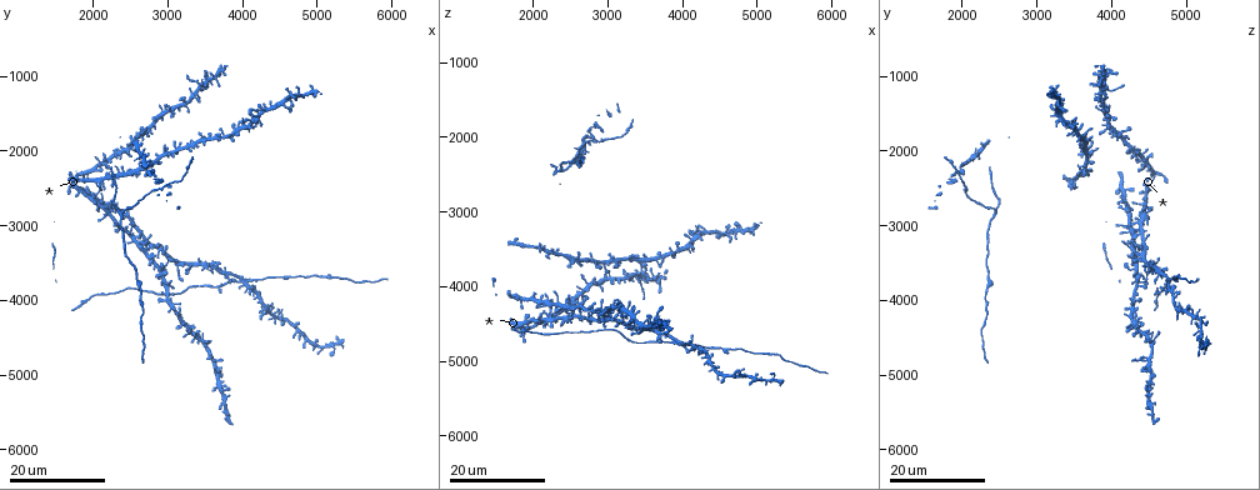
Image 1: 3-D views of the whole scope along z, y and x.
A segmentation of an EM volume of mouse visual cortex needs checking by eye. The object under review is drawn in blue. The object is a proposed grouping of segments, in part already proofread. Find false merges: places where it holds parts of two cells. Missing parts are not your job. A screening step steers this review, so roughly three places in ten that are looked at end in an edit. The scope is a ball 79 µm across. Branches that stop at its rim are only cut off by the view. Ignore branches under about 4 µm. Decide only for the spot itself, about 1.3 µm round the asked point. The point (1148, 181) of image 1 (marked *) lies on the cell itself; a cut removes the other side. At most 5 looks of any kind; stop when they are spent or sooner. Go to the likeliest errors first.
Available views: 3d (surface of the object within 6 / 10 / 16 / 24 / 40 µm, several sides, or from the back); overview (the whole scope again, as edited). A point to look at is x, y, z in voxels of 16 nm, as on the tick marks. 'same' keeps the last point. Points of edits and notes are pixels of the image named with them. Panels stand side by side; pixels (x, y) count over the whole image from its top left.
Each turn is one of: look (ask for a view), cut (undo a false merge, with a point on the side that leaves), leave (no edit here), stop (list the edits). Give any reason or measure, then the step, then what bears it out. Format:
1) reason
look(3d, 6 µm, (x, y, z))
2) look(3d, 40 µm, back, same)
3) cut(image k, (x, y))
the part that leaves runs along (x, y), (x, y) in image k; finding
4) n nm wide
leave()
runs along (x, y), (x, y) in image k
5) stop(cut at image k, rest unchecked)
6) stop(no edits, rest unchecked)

arms part here
look(3d, 24 µm, (2100, 2450, 3450))

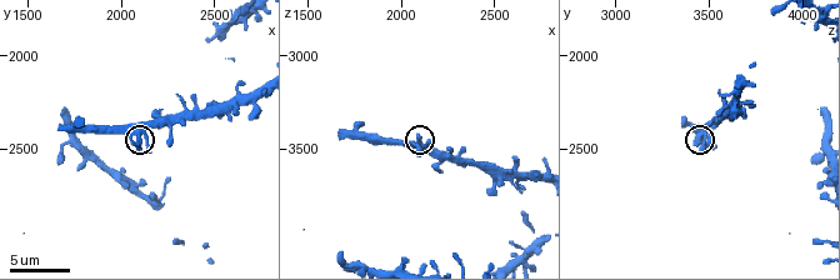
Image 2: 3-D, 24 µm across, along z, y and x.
zoom in
look(3d, 6 µm, (2080, 2460, 3440))

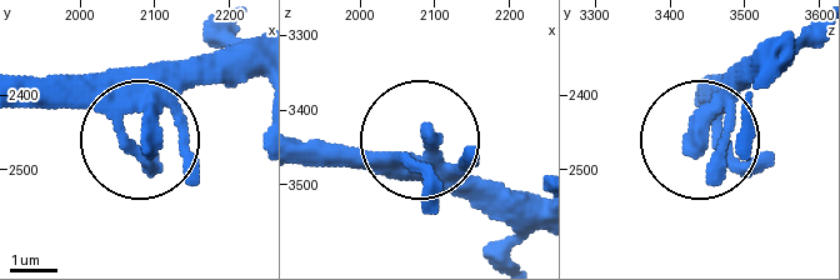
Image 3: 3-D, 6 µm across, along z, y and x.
from behind
look(3d, 6 µm, back, (2090, 2460, 3440))

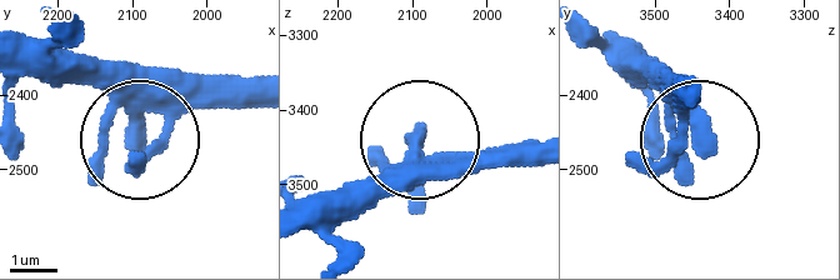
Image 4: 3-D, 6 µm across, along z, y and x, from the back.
3 arms
leave()
runs along (306, 228), (354, 204), (414, 144), (533, 156) in image 4; all the same cell

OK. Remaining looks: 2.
look(3d, 24 µm, (3900, 3700, 4750))

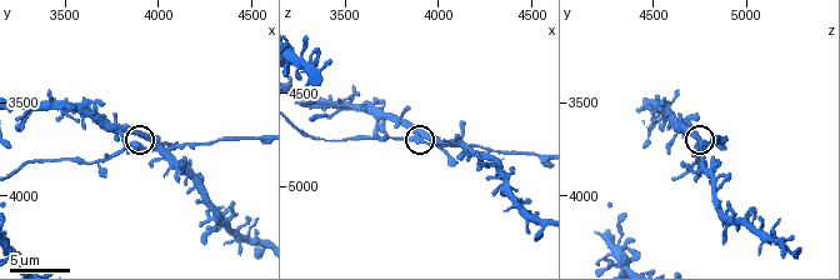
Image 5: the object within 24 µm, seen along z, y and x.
zoom in
look(3d, 6 µm, (3880, 3740, 4760))

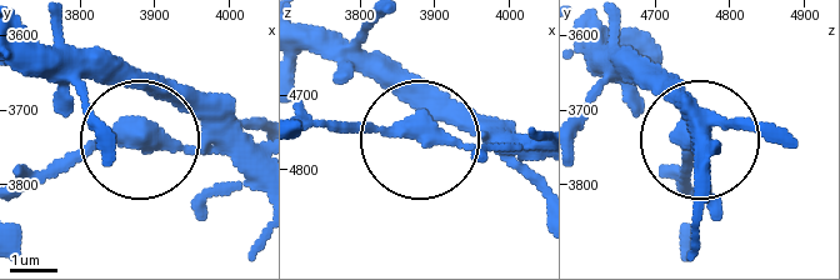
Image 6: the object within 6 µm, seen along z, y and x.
side arm 35 µm
leave()
all the same cell

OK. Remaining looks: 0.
stop(no edits, rest unchecked)

